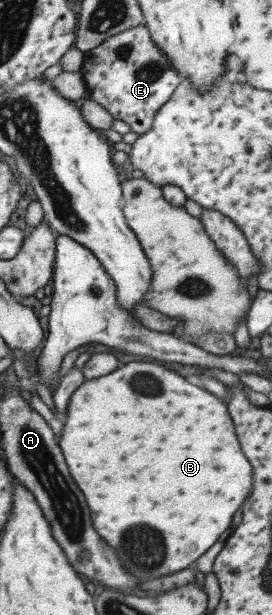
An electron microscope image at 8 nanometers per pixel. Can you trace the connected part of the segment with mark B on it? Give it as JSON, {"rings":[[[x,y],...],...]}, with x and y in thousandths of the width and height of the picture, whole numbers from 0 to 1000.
{"rings":[[[518,585],[471,589],[441,593],[415,605],[338,615],[313,616],[265,639],[246,652],[239,686],[224,699],[217,725],[239,745],[239,754],[254,761],[254,771],[283,793],[305,800],[313,816],[335,833],[335,849],[349,865],[430,898],[430,911],[441,919],[474,932],[474,935],[511,941],[511,945],[566,943],[599,938],[632,930],[673,927],[706,920],[706,917],[805,875],[805,868],[842,855],[849,836],[879,826],[879,820],[901,813],[923,793],[923,758],[908,745],[893,741],[857,693],[849,680],[835,676],[831,659],[794,644],[776,644],[768,637],[695,624],[643,605],[621,605],[581,589]]]}

